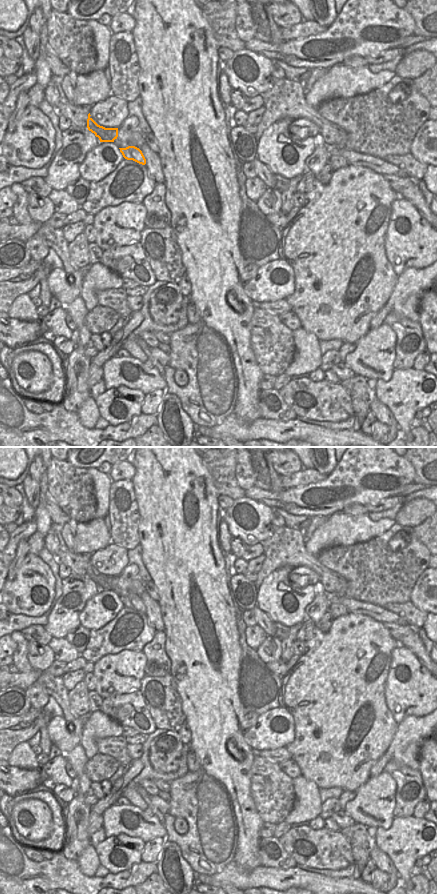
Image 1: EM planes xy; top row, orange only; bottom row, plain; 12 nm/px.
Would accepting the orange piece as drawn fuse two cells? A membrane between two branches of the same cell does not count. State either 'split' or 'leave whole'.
leave whole

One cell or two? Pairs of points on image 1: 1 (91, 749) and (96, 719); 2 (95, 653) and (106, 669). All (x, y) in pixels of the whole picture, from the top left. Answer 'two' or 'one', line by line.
1: one
2: two

